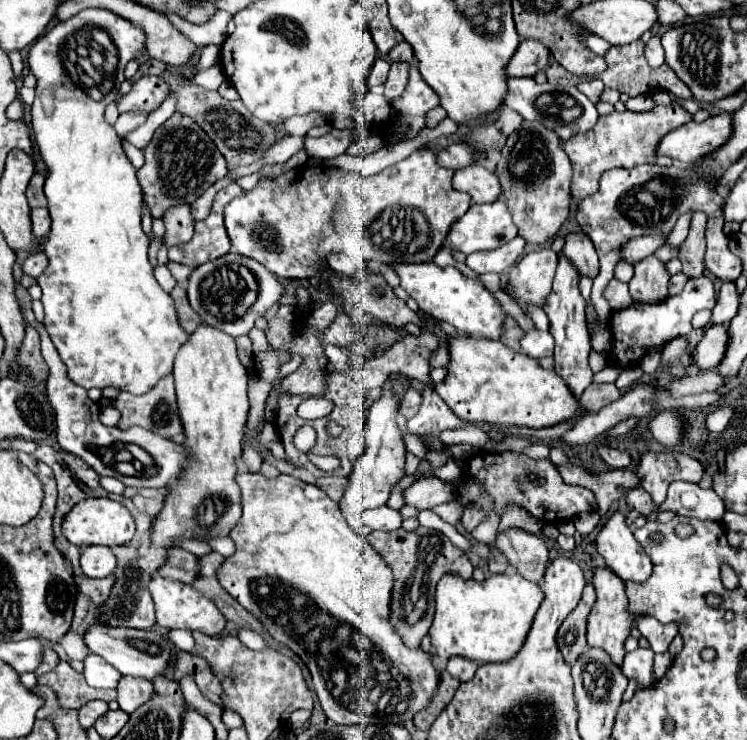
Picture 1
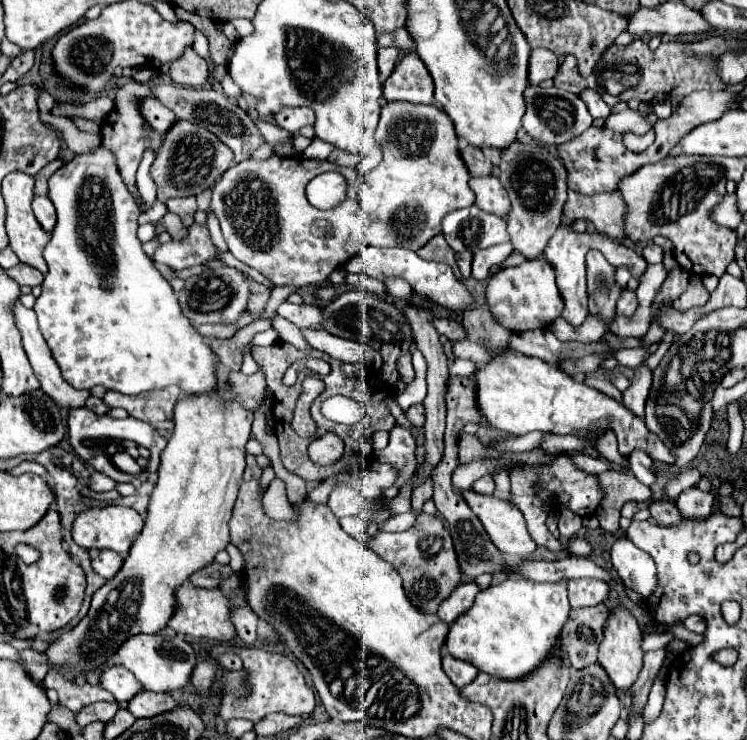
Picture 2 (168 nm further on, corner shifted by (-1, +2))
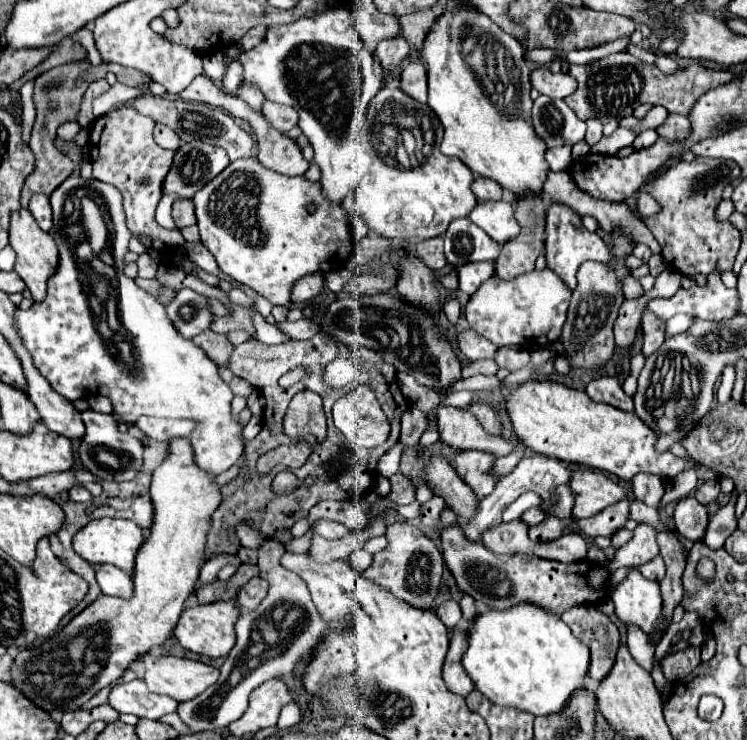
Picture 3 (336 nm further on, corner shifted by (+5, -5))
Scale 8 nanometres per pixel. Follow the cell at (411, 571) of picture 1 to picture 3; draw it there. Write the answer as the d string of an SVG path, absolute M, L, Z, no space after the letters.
M393 523L387 527L387 547L373 555L371 567L365 577L387 587L393 595L407 601L417 609L431 609L439 595L443 575L443 555L435 541L421 533L419 527L409 523Z

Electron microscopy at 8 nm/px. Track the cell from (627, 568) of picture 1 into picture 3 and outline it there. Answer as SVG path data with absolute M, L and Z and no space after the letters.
M631 569L613 593L615 613L623 625L639 625L647 635L659 631L661 593L659 583L645 579L639 569Z

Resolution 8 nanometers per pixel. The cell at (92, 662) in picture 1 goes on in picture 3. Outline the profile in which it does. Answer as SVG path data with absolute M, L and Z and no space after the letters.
M135 679L129 683L113 685L109 693L109 705L119 713L133 713L137 717L159 719L165 713L173 713L179 703L165 695L151 693L141 679Z

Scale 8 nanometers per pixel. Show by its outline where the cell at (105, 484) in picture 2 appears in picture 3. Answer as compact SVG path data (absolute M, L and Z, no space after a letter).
M77 485L77 487L69 489L69 499L71 499L71 501L81 501L81 503L87 503L87 501L93 501L93 495L91 495L85 487Z

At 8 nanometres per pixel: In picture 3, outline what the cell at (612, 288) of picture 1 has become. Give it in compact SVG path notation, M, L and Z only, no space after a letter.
M643 295L643 297L637 297L637 299L627 299L621 309L619 309L619 317L615 321L615 343L619 347L629 347L635 337L637 337L637 331L641 327L641 321L643 321L643 311L645 311L645 303L649 303L649 297Z

